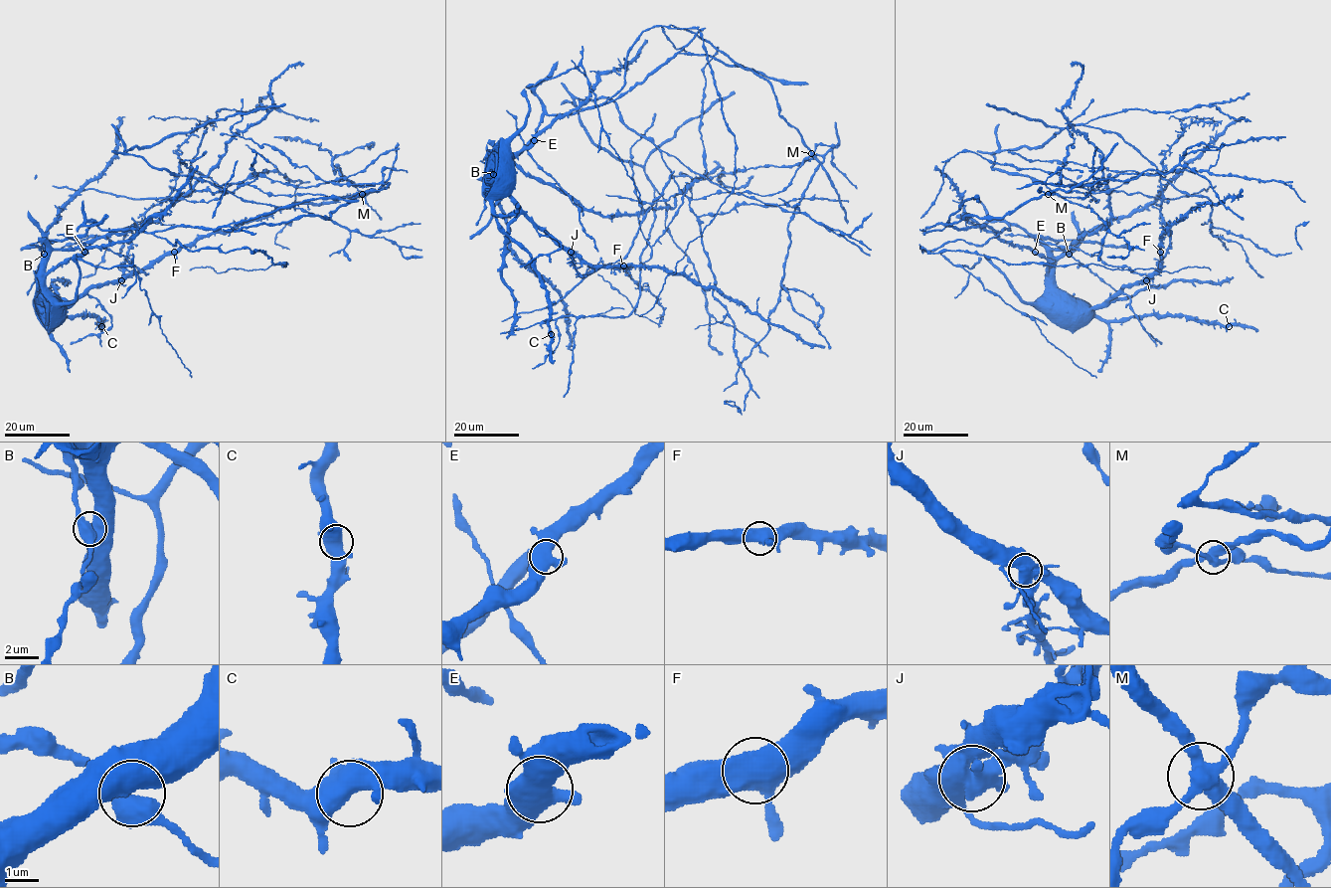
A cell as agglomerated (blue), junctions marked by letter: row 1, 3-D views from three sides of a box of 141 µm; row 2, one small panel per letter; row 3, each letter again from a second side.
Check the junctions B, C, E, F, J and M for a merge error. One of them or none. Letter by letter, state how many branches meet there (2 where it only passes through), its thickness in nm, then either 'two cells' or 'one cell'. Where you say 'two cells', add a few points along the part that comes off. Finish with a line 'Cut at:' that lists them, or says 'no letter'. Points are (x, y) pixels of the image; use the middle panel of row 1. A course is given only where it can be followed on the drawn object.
B: 3 branches meet; 480 nm thick; one cell
C: 3 branches meet; 600 nm thick; one cell
E: 4 branches meet; 500 nm thick; one cell
F: 3 branches meet; 480 nm thick; one cell
J: 4 branches meet; 600 nm thick; two cells; foreign part runs (571, 252), (582, 274), (595, 266), (628, 267), (626, 273), (662, 306), (660, 321), (636, 314), (597, 274)
M: 4 branches meet; 460 nm thick; one cell
Cut at: J

